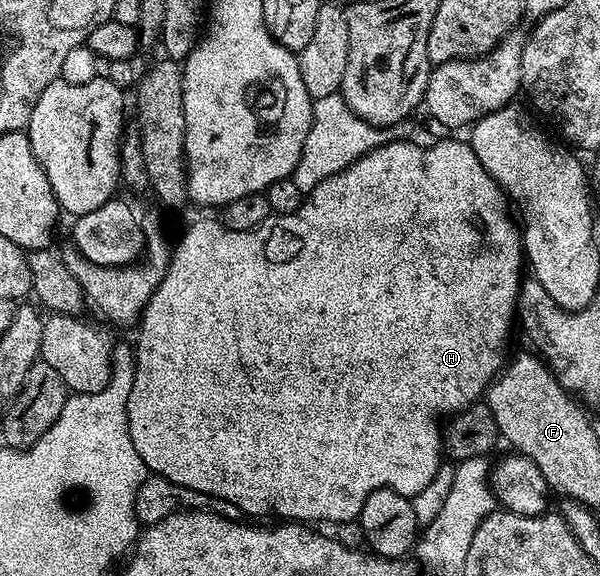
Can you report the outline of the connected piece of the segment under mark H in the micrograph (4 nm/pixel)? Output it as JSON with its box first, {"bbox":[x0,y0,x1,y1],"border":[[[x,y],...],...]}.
{"bbox":[126,139,524,526],"border":[[[391,139],[391,140],[390,140],[390,141],[389,141],[389,142],[387,142],[387,143],[384,143],[384,144],[382,144],[382,145],[381,145],[381,146],[380,146],[380,147],[378,147],[378,148],[373,148],[373,150],[372,150],[372,151],[370,151],[370,152],[369,152],[369,153],[368,153],[368,154],[364,154],[364,155],[363,155],[363,156],[361,156],[361,157],[360,157],[360,158],[359,158],[359,159],[358,159],[358,160],[357,160],[357,161],[356,161],[356,162],[352,162],[352,166],[348,166],[348,167],[347,167],[347,168],[346,168],[346,169],[344,169],[344,171],[342,171],[342,172],[341,172],[341,173],[340,173],[340,174],[336,174],[336,175],[335,175],[335,176],[333,176],[333,177],[332,177],[332,178],[328,178],[328,179],[327,179],[327,180],[325,180],[325,181],[324,181],[324,182],[320,182],[320,186],[316,186],[316,187],[315,187],[315,188],[313,188],[313,190],[311,190],[311,191],[310,191],[310,192],[309,192],[309,194],[308,194],[308,195],[307,195],[307,196],[306,196],[306,197],[305,197],[305,199],[303,199],[303,201],[302,201],[302,204],[301,204],[301,206],[300,206],[300,207],[298,207],[298,209],[296,209],[296,211],[294,211],[294,212],[293,212],[293,213],[292,213],[292,214],[288,214],[288,215],[287,215],[287,216],[279,216],[279,215],[277,215],[277,214],[271,214],[271,216],[270,216],[270,217],[268,217],[268,219],[266,219],[266,220],[265,220],[265,221],[264,221],[264,223],[262,223],[262,225],[261,225],[261,226],[259,226],[259,227],[258,227],[258,228],[253,228],[253,229],[252,229],[252,231],[250,231],[250,232],[233,232],[233,231],[232,231],[232,230],[228,230],[228,229],[227,229],[227,228],[224,228],[224,227],[223,227],[223,226],[222,226],[222,221],[221,221],[221,219],[218,219],[218,218],[214,218],[214,220],[206,220],[206,221],[204,221],[204,222],[203,222],[203,224],[190,224],[190,225],[188,225],[188,226],[187,226],[187,228],[186,228],[186,233],[184,233],[184,234],[183,234],[183,236],[182,236],[182,237],[180,237],[180,238],[179,238],[179,240],[178,240],[178,244],[177,244],[177,240],[176,240],[176,243],[175,243],[175,244],[174,244],[174,245],[173,245],[173,248],[172,248],[172,251],[171,251],[171,253],[170,253],[170,265],[169,265],[169,266],[168,266],[168,270],[167,270],[167,271],[166,271],[166,273],[165,273],[165,274],[164,274],[164,278],[163,278],[163,279],[162,279],[162,281],[161,281],[161,282],[160,282],[160,286],[159,286],[159,287],[158,287],[158,289],[157,289],[157,290],[156,290],[156,291],[154,291],[154,293],[153,293],[153,294],[152,294],[152,298],[151,298],[151,299],[150,299],[150,301],[149,301],[149,302],[148,302],[148,306],[147,306],[147,307],[146,307],[146,308],[145,308],[145,310],[143,310],[143,311],[142,311],[142,314],[141,314],[141,317],[140,317],[140,319],[139,319],[139,320],[138,320],[138,321],[137,321],[137,324],[136,324],[136,329],[137,329],[137,328],[138,328],[138,344],[137,344],[137,343],[135,343],[135,344],[134,344],[134,345],[133,345],[133,350],[134,350],[134,381],[133,381],[133,382],[132,382],[132,394],[128,394],[128,406],[127,406],[127,407],[126,407],[126,413],[127,413],[127,414],[128,414],[128,430],[129,430],[129,431],[130,431],[130,437],[131,437],[131,438],[132,438],[132,446],[136,446],[136,454],[140,454],[140,458],[144,458],[144,462],[145,462],[145,463],[146,463],[146,466],[147,466],[147,469],[149,469],[149,471],[150,471],[150,472],[151,472],[151,473],[153,473],[153,475],[155,475],[155,476],[163,476],[163,478],[164,478],[164,479],[166,479],[166,480],[171,480],[171,481],[172,481],[172,482],[173,482],[173,483],[174,483],[174,484],[179,484],[179,485],[180,485],[180,486],[184,486],[184,487],[185,487],[185,488],[191,488],[191,489],[192,489],[192,490],[196,490],[196,491],[197,491],[197,492],[199,492],[199,493],[200,493],[200,494],[208,494],[208,495],[209,495],[209,496],[215,496],[215,498],[216,498],[216,499],[217,499],[217,500],[223,500],[223,501],[224,501],[224,502],[232,502],[232,506],[236,506],[236,507],[237,507],[237,508],[239,508],[239,509],[240,509],[240,510],[241,510],[241,512],[243,512],[243,513],[244,513],[244,514],[245,514],[245,515],[246,515],[246,516],[247,516],[247,517],[250,517],[250,518],[258,518],[258,517],[254,517],[254,516],[278,516],[278,517],[274,517],[274,518],[277,518],[277,519],[278,519],[278,520],[279,520],[279,521],[282,521],[282,522],[301,522],[301,523],[303,523],[303,524],[305,524],[305,525],[307,525],[307,526],[322,526],[322,525],[318,525],[318,524],[346,524],[346,523],[348,523],[348,522],[349,522],[349,520],[350,520],[350,523],[351,523],[351,522],[354,522],[354,521],[357,521],[357,518],[358,518],[358,515],[359,515],[359,514],[360,514],[360,510],[361,510],[361,509],[362,509],[362,507],[363,507],[363,506],[364,506],[364,502],[365,502],[365,501],[366,501],[366,499],[367,499],[367,498],[368,498],[368,494],[372,494],[372,493],[373,493],[373,492],[375,492],[375,491],[376,491],[376,490],[380,490],[380,489],[381,489],[381,488],[391,488],[391,489],[392,489],[392,490],[396,490],[396,494],[404,494],[404,495],[405,495],[405,496],[409,496],[409,497],[411,497],[411,498],[413,498],[413,496],[415,496],[415,495],[416,495],[416,494],[420,494],[420,490],[424,490],[424,486],[428,486],[428,482],[432,482],[432,478],[436,478],[436,470],[437,470],[437,469],[438,469],[438,467],[439,467],[439,466],[441,466],[441,465],[442,465],[442,463],[443,463],[443,462],[444,462],[444,453],[443,453],[443,451],[442,451],[442,433],[441,433],[441,431],[440,431],[440,421],[441,421],[441,420],[442,420],[442,419],[443,419],[443,418],[449,418],[449,417],[451,417],[451,416],[453,416],[453,415],[454,415],[454,413],[455,413],[455,412],[462,412],[462,411],[463,411],[463,410],[464,410],[464,409],[465,409],[465,408],[469,408],[469,407],[470,407],[470,405],[472,405],[472,404],[477,404],[477,403],[479,403],[479,401],[481,401],[481,400],[482,400],[482,399],[483,399],[483,396],[484,396],[484,393],[485,393],[485,391],[486,391],[486,389],[487,389],[487,388],[489,388],[489,387],[490,387],[490,385],[491,385],[491,384],[493,384],[493,383],[494,383],[494,381],[495,381],[495,379],[496,379],[496,377],[497,377],[497,375],[498,375],[498,373],[499,373],[499,371],[500,371],[500,369],[501,369],[501,368],[502,368],[502,367],[503,367],[503,364],[504,364],[504,359],[503,359],[503,360],[502,360],[502,351],[504,351],[504,350],[505,350],[505,348],[506,348],[506,335],[508,335],[508,334],[509,334],[509,332],[510,332],[510,320],[511,320],[511,324],[512,324],[512,321],[513,321],[513,320],[514,320],[514,319],[515,319],[515,316],[516,316],[516,309],[517,309],[517,306],[518,306],[518,289],[519,289],[519,288],[521,288],[521,287],[522,287],[522,282],[523,282],[523,279],[524,279],[524,273],[522,273],[522,268],[523,268],[523,272],[524,272],[524,253],[523,253],[523,250],[522,250],[522,238],[521,238],[521,235],[520,235],[520,228],[519,228],[519,225],[518,225],[518,224],[517,224],[517,223],[516,223],[516,220],[515,220],[515,217],[514,217],[514,216],[513,216],[513,215],[512,215],[512,212],[511,212],[511,209],[510,209],[510,208],[509,208],[509,207],[508,207],[508,197],[507,197],[507,195],[506,195],[506,193],[505,193],[505,192],[503,192],[503,190],[502,190],[502,188],[501,188],[501,186],[500,186],[500,185],[499,185],[499,184],[498,184],[498,183],[496,183],[496,182],[495,182],[495,181],[494,181],[494,179],[492,179],[492,177],[491,177],[491,176],[490,176],[490,175],[489,175],[489,174],[488,174],[488,170],[484,170],[484,166],[480,166],[480,162],[479,162],[479,161],[478,161],[478,159],[477,159],[477,158],[476,158],[476,154],[475,154],[475,153],[474,153],[474,152],[473,152],[473,151],[472,151],[472,150],[471,150],[471,148],[470,148],[470,146],[469,146],[469,143],[467,143],[467,141],[466,141],[466,140],[465,140],[465,139],[462,139],[462,140],[438,140],[438,141],[436,141],[436,142],[435,142],[435,144],[430,144],[430,145],[428,145],[428,146],[427,146],[427,148],[425,148],[425,146],[424,146],[424,145],[422,145],[422,144],[413,144],[413,142],[412,142],[412,141],[410,141],[410,140],[394,140],[394,141],[393,141],[393,140],[394,140],[394,139]]]}

